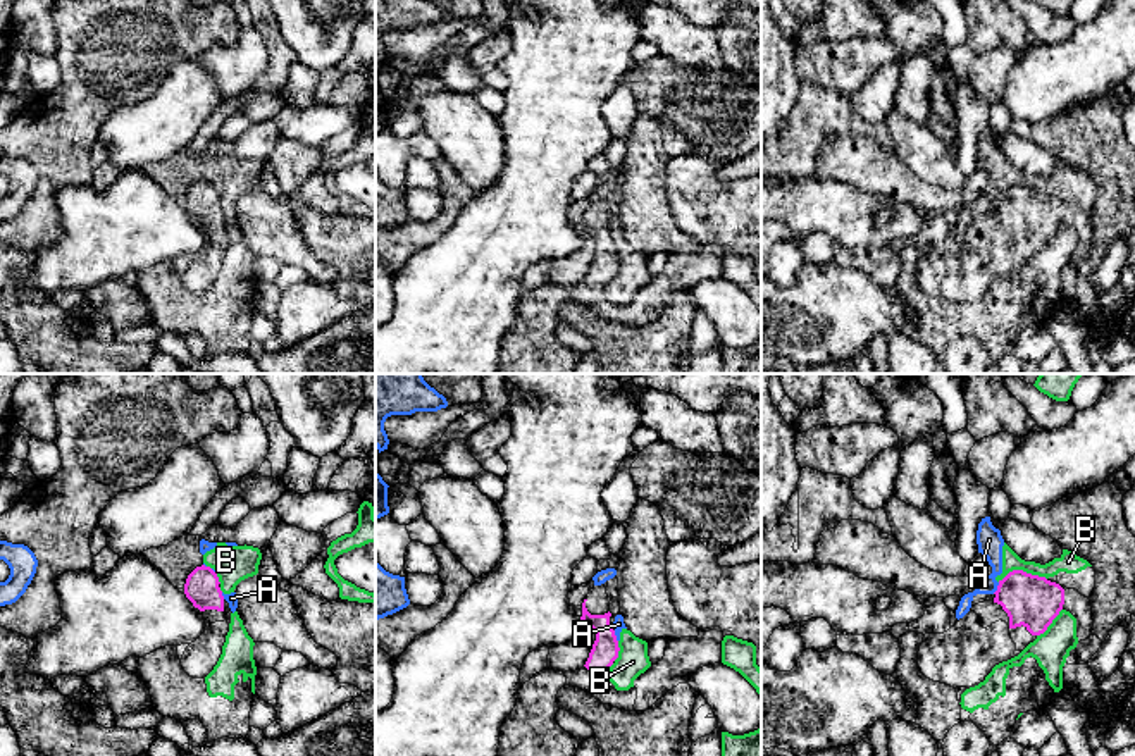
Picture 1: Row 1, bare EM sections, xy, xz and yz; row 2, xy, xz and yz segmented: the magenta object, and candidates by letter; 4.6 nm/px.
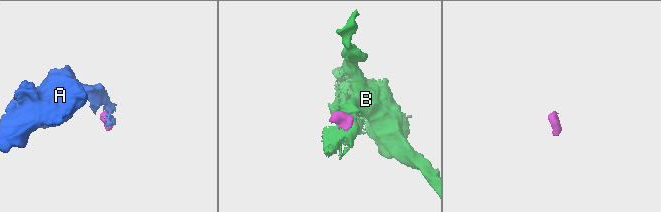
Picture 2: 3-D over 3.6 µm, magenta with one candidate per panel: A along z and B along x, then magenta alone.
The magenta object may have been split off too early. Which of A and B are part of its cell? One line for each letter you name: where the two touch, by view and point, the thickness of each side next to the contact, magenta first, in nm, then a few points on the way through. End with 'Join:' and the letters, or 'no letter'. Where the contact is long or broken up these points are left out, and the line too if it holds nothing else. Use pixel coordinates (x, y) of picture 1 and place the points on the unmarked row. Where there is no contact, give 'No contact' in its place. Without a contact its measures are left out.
Join: no letter

